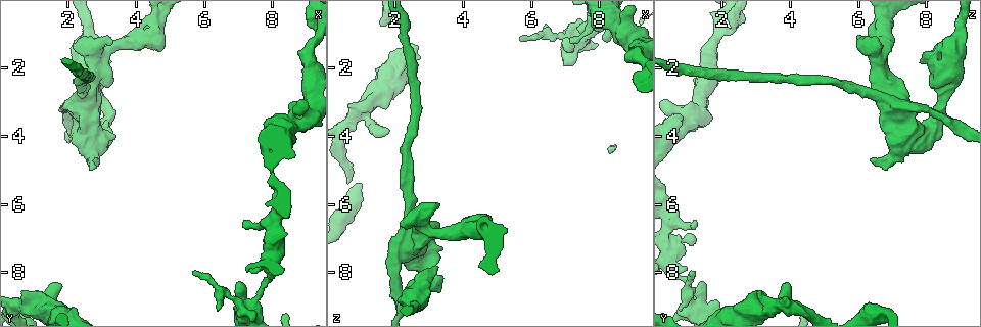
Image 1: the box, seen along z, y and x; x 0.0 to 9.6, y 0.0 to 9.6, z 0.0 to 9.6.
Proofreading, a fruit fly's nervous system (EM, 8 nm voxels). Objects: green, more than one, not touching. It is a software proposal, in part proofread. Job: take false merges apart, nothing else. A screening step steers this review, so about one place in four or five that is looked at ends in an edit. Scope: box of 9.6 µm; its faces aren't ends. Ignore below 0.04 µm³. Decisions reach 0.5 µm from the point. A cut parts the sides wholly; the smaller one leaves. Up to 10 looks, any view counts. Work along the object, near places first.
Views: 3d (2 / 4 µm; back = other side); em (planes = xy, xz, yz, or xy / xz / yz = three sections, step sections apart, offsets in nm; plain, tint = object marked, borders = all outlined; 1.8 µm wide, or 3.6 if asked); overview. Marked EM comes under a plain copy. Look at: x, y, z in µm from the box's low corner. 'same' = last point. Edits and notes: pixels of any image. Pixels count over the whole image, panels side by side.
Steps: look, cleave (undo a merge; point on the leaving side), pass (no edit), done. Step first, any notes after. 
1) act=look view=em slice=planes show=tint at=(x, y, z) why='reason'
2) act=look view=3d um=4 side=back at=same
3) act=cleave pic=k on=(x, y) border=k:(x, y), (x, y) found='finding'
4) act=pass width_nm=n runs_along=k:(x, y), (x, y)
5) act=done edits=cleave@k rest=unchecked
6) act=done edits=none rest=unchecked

act=look view=em slice=planes show=tint at=(2.60, 3.05, 6.90) why='calibre changes'

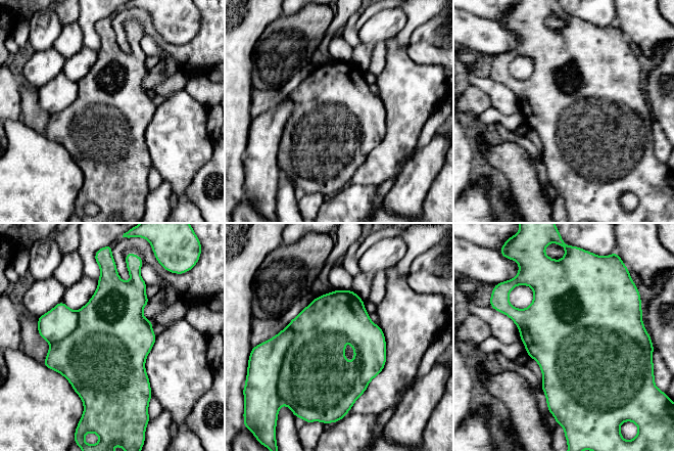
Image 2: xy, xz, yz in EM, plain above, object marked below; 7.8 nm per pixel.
act=cleave pic=2 on=(265, 362) border=2:(288, 326), (292, 343), (279, 375) found='two cells meet here'

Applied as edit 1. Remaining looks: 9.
act=look view=3d um=4 at=(3.80, 1.15, 6.85) why='branch point'

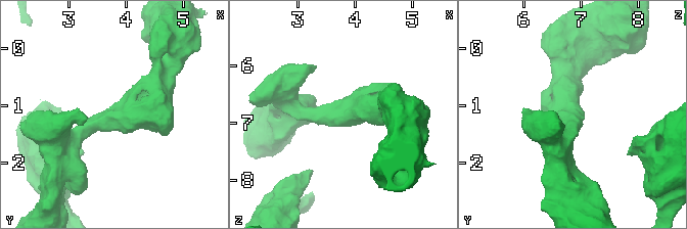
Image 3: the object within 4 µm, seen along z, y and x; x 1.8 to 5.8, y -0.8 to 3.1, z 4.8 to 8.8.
act=look view=em um=3.6 slice=planes show=borders at=(3.85, 1.20, 6.75) arms=3 arm_widths_nm=240,260,280 why='now the EM'

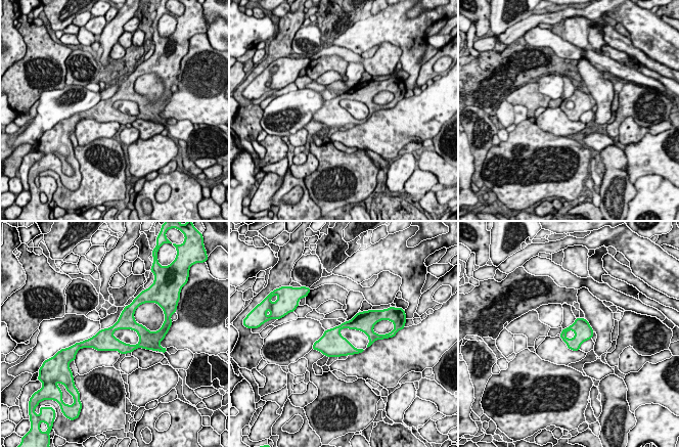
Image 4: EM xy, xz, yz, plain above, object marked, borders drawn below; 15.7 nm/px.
act=pass runs_along=4:(144, 334), (135, 347), (87, 345) found='continuous, no second cell'

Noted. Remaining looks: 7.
act=look view=3d um=2 at=(8.95, 3.70, 1.00)

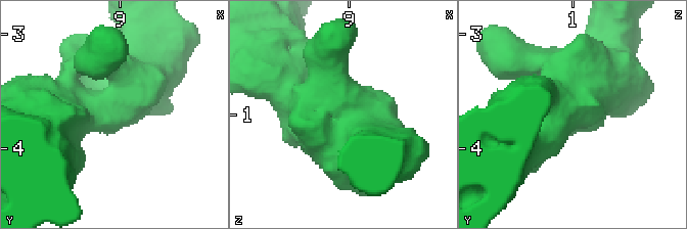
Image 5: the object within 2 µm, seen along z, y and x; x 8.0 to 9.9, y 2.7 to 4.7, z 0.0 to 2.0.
act=look view=em um=3.6 slice=planes show=tint at=same

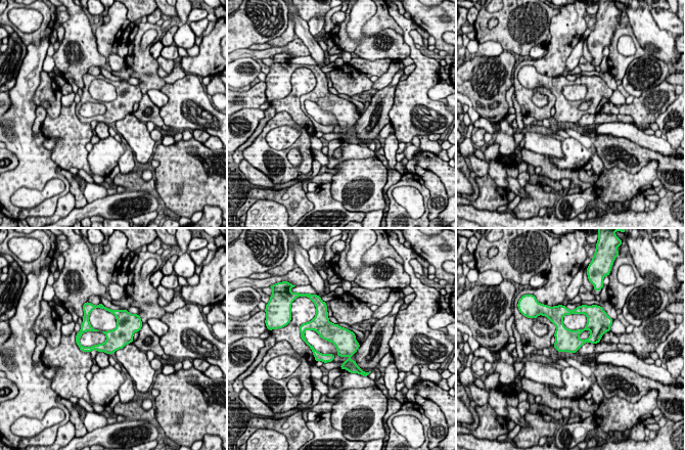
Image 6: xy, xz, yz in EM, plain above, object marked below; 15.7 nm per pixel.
act=pass runs_along=6:(323, 320), (348, 347), (355, 368) found='one cell here'

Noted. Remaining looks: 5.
act=done edits=cleave@2 rest=unchecked

